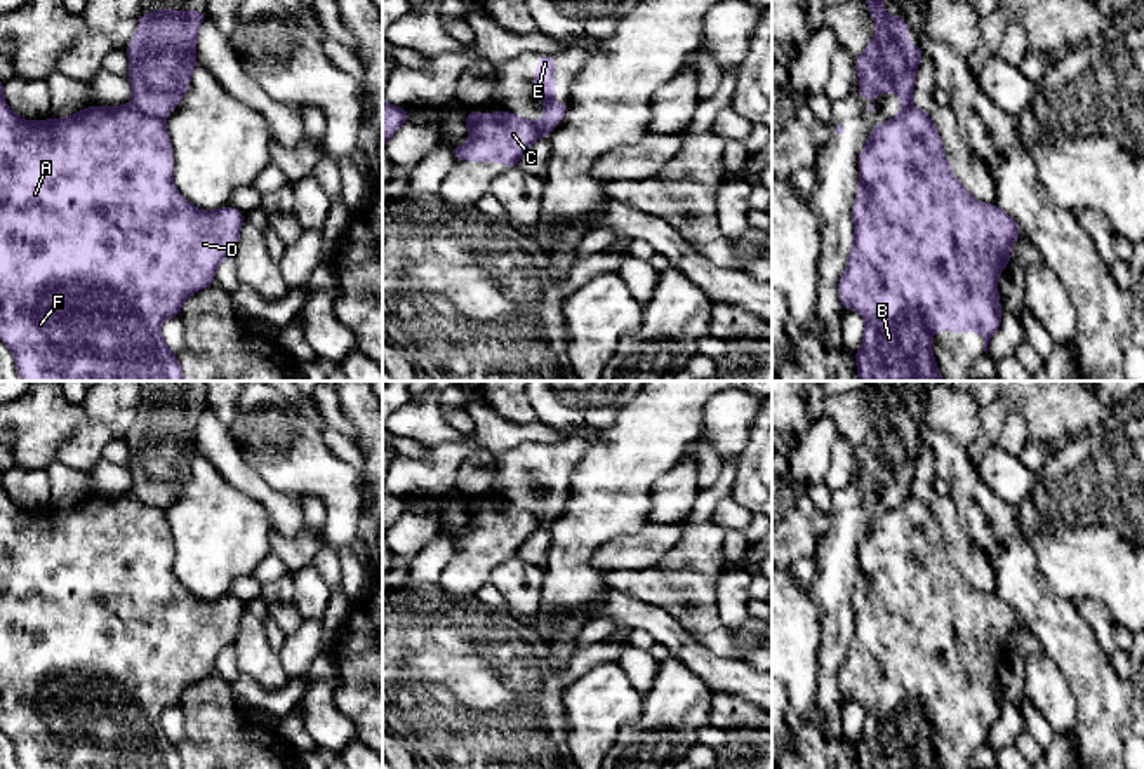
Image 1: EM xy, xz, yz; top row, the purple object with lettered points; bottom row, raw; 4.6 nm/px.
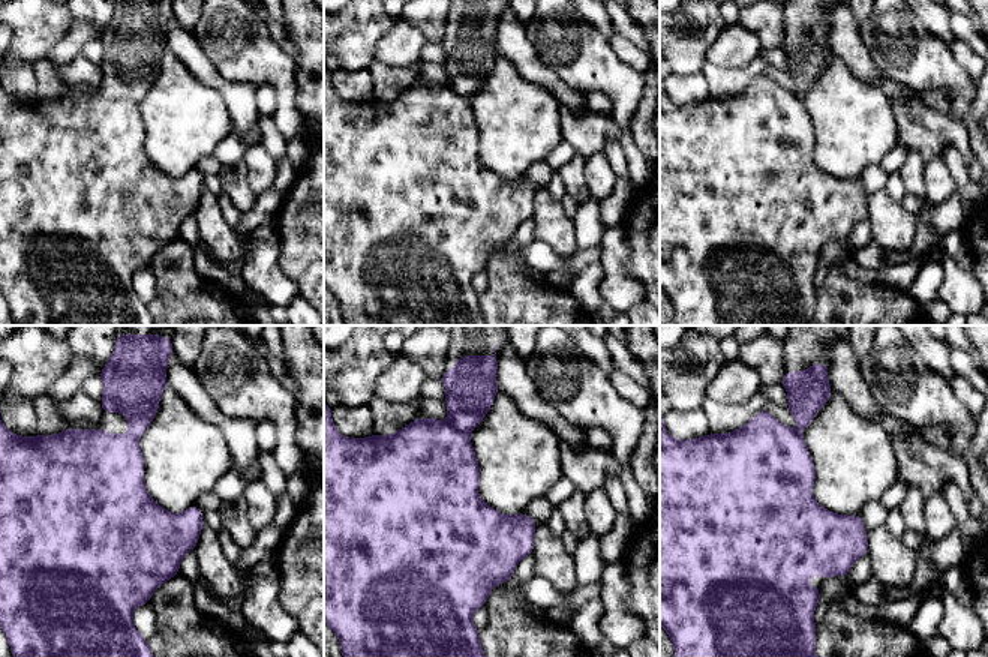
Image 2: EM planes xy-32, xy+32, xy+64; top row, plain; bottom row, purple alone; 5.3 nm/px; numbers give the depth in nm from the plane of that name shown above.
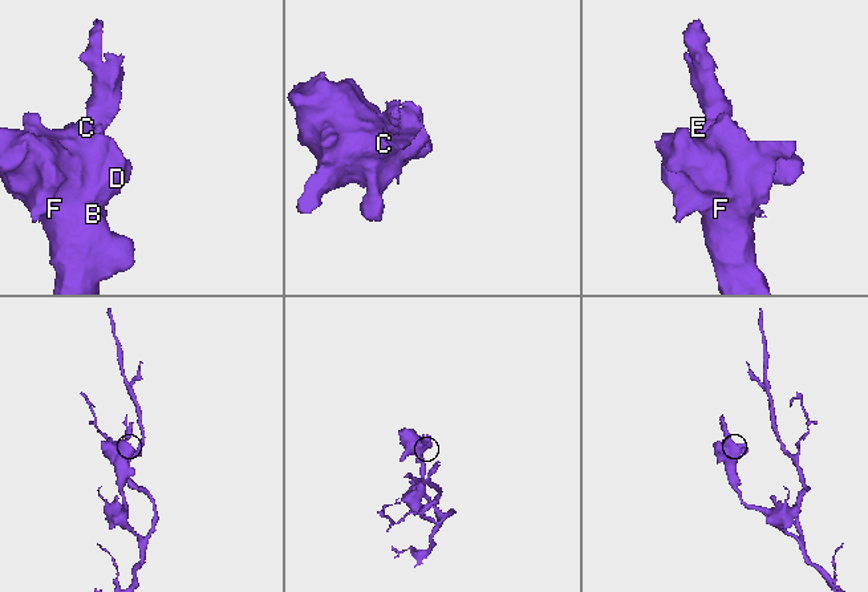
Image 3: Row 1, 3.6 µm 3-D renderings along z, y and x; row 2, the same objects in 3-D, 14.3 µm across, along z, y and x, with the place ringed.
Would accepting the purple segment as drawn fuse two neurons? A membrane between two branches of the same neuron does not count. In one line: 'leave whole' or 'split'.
split

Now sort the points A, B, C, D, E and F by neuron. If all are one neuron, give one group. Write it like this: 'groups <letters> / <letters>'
groups A B C D F / E

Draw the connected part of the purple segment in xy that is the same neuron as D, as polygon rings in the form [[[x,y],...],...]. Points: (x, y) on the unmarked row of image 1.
[[[0,470],[0,727],[14,743],[16,759],[21,769],[184,769],[176,745],[165,734],[160,717],[165,708],[181,705],[184,689],[207,675],[216,673],[214,663],[217,654],[231,645],[240,628],[240,618],[245,605],[224,595],[219,600],[200,600],[193,597],[174,576],[174,543],[172,532],[165,517],[165,510],[146,506],[132,496],[89,496],[66,508],[49,508],[45,512],[23,510],[12,503],[3,489],[3,473]]]

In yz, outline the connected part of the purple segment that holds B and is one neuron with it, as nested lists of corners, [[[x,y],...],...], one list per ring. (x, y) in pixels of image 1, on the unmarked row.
[[[909,496],[897,508],[885,510],[873,517],[868,525],[866,536],[859,546],[859,578],[855,595],[852,600],[854,611],[854,632],[848,644],[848,654],[840,668],[838,682],[845,699],[859,701],[866,710],[866,722],[861,738],[855,741],[855,753],[859,769],[942,769],[935,748],[932,745],[932,722],[934,720],[953,720],[953,722],[982,722],[984,741],[993,724],[998,720],[1001,712],[1001,698],[998,685],[998,666],[1005,656],[1010,654],[1012,632],[1022,626],[1017,612],[998,595],[989,595],[975,590],[958,571],[949,558],[946,545],[942,541],[941,525],[932,508],[921,499]]]

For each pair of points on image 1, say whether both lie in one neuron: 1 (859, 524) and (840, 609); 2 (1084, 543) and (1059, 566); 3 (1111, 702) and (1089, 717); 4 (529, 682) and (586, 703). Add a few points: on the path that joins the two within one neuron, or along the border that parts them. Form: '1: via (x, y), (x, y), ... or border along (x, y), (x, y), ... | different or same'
1: via (840, 545), (840, 588) | same
2: via (1078, 548), (1064, 561) | same
3: via (1106, 705), (1094, 715) | same
4: border along (593, 667), (564, 693), (565, 735) | different

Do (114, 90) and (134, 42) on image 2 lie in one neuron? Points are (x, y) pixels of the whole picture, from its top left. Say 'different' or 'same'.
same

